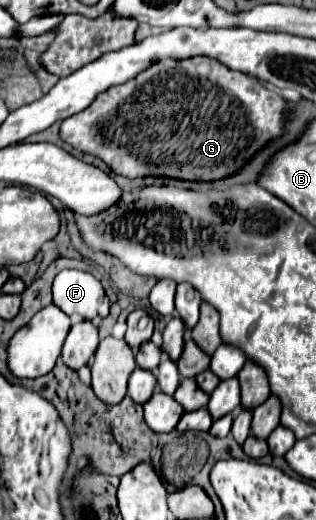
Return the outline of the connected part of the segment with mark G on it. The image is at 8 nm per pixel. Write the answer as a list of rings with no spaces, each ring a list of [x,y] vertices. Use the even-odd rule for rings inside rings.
[[[166,58],[166,60],[152,64],[148,70],[144,70],[144,74],[140,74],[140,78],[134,78],[132,82],[126,82],[124,86],[114,86],[112,90],[100,94],[86,110],[66,118],[60,126],[60,136],[62,136],[62,140],[72,144],[74,148],[88,152],[88,154],[94,154],[100,160],[104,160],[112,168],[112,172],[128,176],[128,178],[140,178],[140,176],[152,174],[152,176],[170,176],[170,178],[184,178],[184,180],[218,180],[218,178],[224,178],[224,176],[236,172],[258,148],[262,148],[270,138],[274,138],[282,132],[284,110],[286,110],[286,100],[280,94],[264,88],[256,78],[250,78],[248,74],[230,70],[224,64],[210,60],[210,58],[188,58],[188,60]]]

